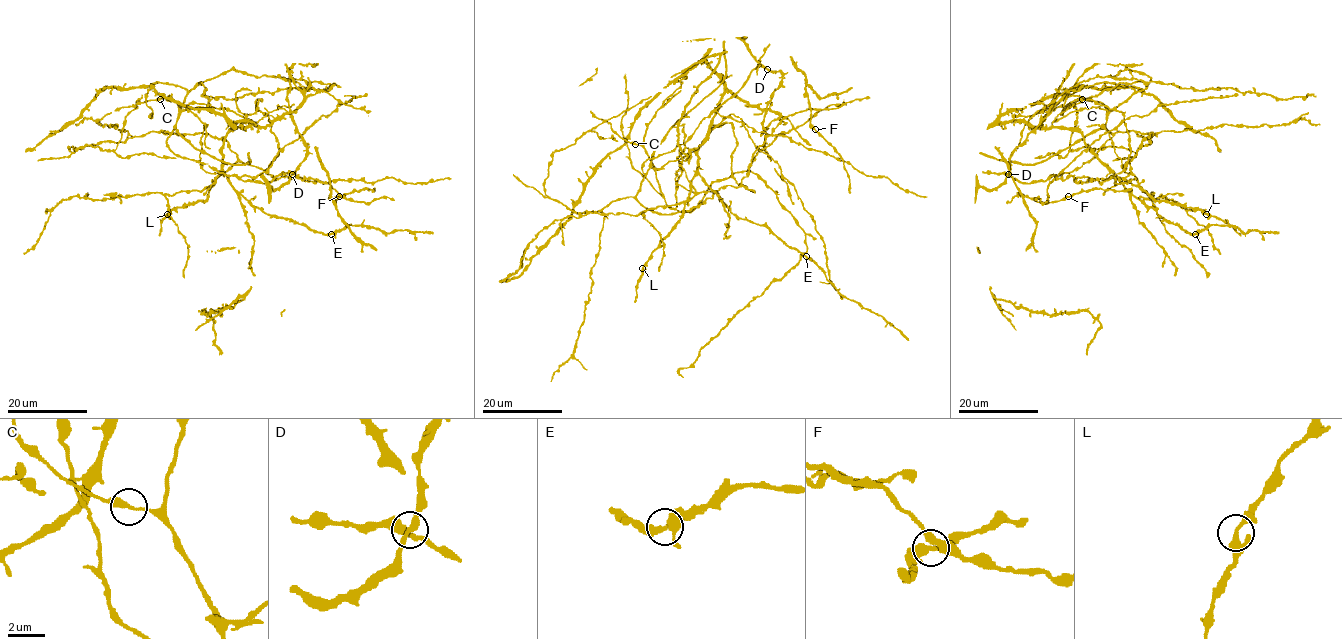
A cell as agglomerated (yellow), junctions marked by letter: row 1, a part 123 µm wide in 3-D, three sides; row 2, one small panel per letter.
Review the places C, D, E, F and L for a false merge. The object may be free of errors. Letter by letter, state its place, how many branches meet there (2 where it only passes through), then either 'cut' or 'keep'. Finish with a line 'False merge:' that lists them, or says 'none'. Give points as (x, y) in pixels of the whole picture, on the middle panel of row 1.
C: place (635, 144); branches 2; keep
D: place (767, 69); branches 2; keep
E: place (806, 256); branches 2; keep
F: place (815, 129); branches 2; keep
L: place (642, 268); branches 2; keep
False merge: none

